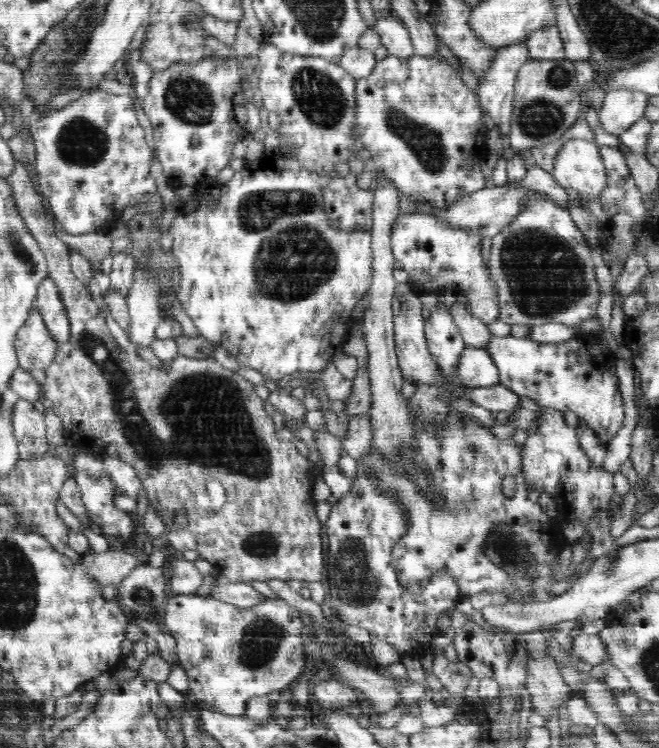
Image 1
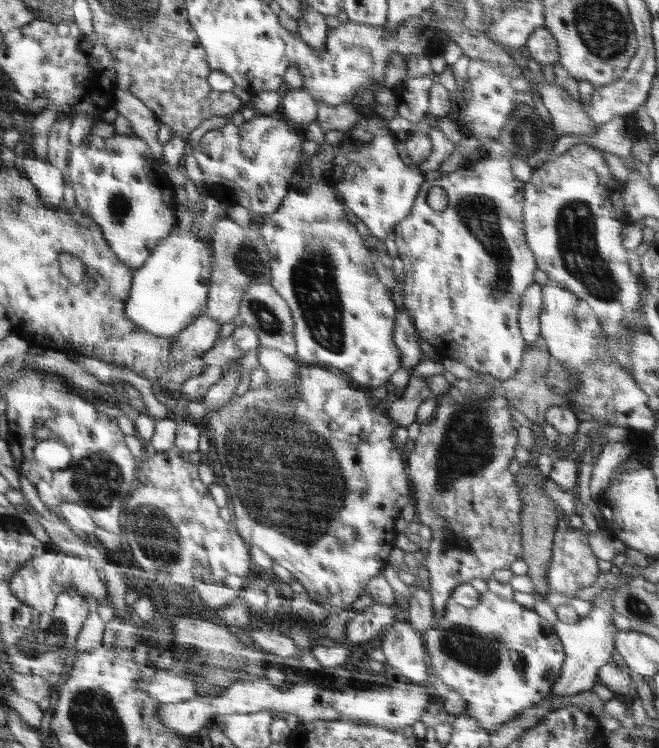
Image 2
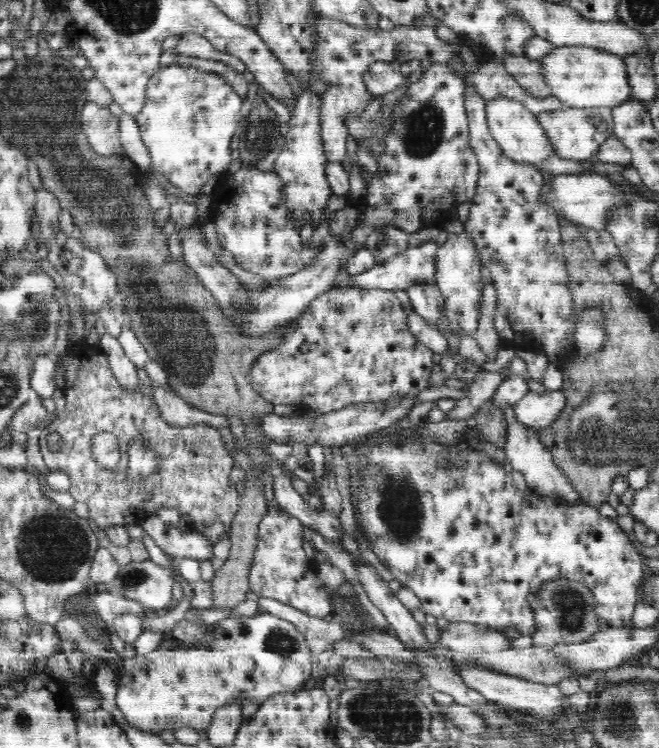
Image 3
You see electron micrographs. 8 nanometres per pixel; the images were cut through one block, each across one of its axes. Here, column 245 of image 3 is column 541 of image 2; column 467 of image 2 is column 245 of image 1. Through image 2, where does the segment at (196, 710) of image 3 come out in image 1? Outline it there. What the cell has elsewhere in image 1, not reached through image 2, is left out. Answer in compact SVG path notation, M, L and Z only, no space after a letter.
M179 594L172 597L166 598L165 603L165 625L168 627L168 631L177 643L177 655L178 655L178 665L182 667L188 677L188 687L190 687L190 696L194 697L197 704L202 704L208 710L216 711L225 715L230 716L244 716L246 712L246 702L249 698L264 696L274 692L275 690L283 691L284 689L290 687L295 681L298 680L300 675L304 670L304 663L306 660L306 655L308 653L309 646L307 645L306 636L302 635L303 617L299 613L299 610L294 608L290 603L282 599L266 599L264 602L260 602L256 606L251 606L250 608L240 608L236 605L220 601L214 597L199 596L196 594Z

